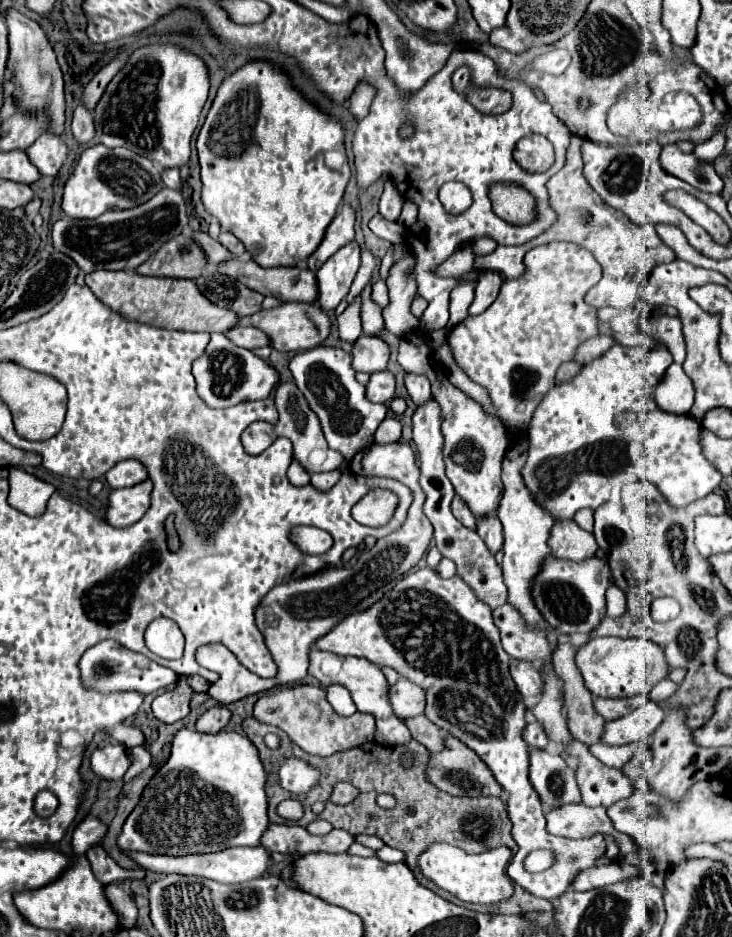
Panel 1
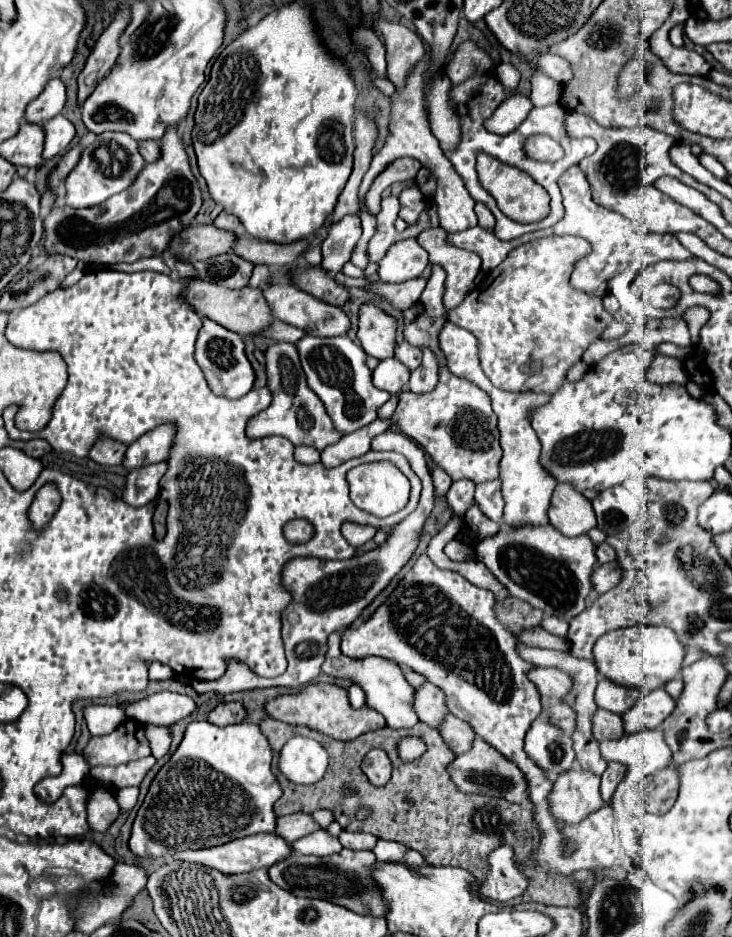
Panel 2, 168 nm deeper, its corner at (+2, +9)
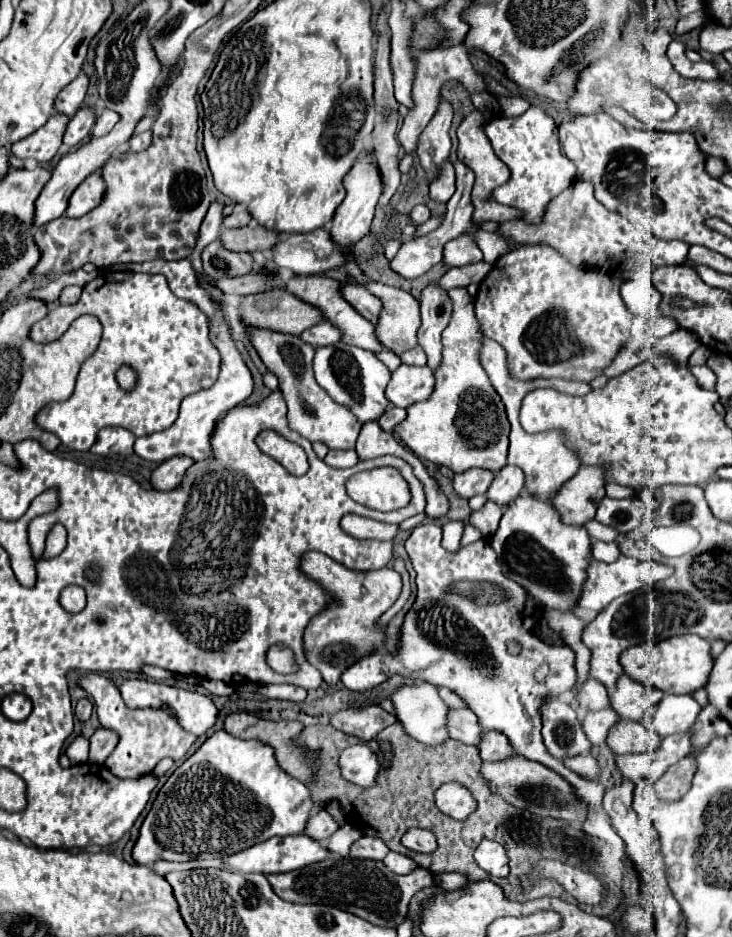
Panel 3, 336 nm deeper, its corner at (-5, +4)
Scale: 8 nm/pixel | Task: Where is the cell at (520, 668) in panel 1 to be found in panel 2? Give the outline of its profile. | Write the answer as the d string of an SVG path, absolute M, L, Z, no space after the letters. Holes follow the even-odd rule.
M536 667L528 677L532 683L536 683L543 706L553 697L564 699L574 687L572 677L566 671L554 667Z

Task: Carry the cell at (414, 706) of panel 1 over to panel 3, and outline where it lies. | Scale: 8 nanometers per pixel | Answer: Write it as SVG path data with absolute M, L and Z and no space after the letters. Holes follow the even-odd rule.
M449 708L449 720L447 720L447 732L449 738L459 740L463 744L477 746L481 740L481 726L477 724L477 716L469 708Z

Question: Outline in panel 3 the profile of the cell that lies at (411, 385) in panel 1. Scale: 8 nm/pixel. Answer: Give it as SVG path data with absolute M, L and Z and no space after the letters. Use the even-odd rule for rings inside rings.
M417 346L417 348L411 348L411 350L403 352L403 354L401 354L401 362L403 362L403 364L413 364L413 366L425 366L427 356L425 356L423 348Z

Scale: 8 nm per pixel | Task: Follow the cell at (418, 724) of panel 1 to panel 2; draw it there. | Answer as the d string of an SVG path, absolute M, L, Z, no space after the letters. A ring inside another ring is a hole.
M454 715L446 717L446 723L442 723L442 727L440 727L440 735L446 739L446 745L456 755L466 753L472 747L472 741L478 737L466 721L460 721Z

